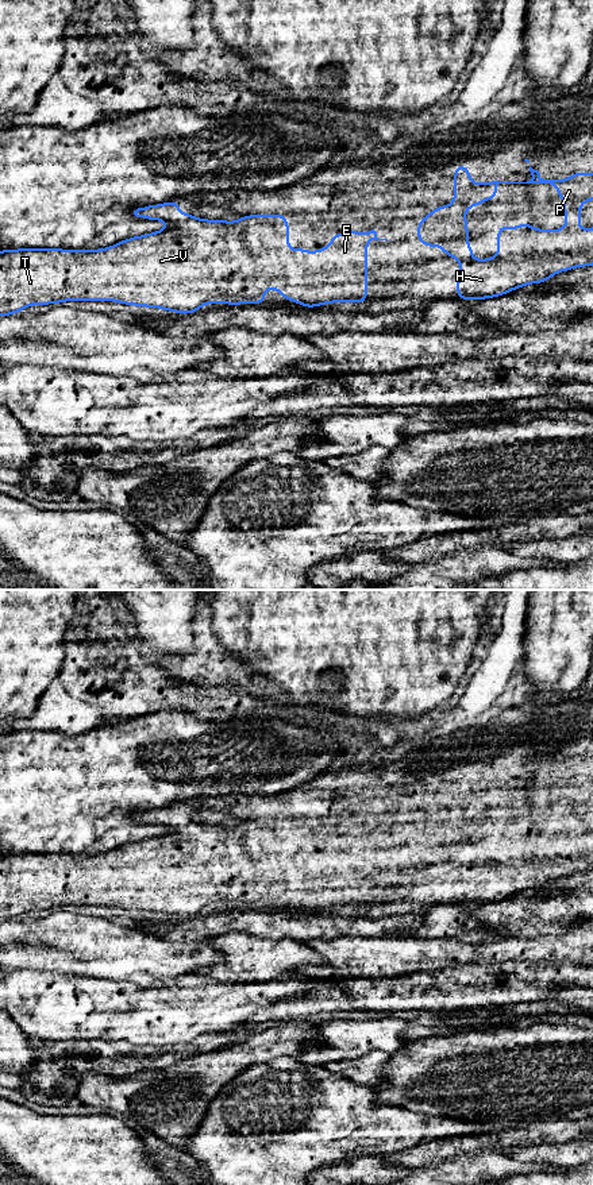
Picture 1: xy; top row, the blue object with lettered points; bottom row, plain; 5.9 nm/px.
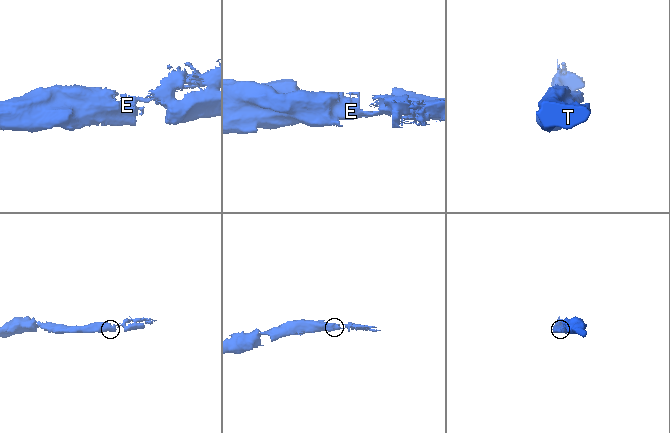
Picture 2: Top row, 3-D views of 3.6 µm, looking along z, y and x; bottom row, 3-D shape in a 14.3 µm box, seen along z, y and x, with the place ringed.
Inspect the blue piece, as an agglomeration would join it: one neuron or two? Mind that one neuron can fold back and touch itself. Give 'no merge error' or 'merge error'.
no merge error

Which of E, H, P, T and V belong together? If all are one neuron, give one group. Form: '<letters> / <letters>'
E H P T V

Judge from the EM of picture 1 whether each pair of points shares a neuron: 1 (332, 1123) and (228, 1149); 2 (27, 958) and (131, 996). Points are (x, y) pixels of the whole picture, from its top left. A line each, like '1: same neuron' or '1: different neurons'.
1: same neuron
2: different neurons

